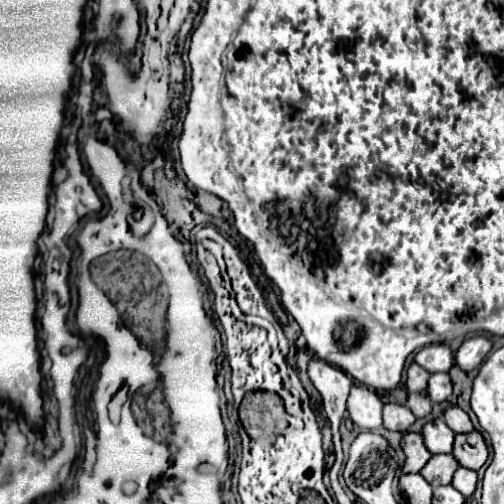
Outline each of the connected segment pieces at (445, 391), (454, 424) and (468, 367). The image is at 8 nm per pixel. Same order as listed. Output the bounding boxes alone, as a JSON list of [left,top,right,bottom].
[[427,373,451,403],[445,405,473,433],[455,337,491,373]]

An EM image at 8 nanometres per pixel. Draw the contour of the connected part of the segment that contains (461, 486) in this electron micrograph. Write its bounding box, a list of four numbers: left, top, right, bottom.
[451,467,477,499]

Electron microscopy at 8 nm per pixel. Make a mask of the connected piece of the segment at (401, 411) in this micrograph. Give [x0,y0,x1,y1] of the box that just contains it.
[383,403,415,431]

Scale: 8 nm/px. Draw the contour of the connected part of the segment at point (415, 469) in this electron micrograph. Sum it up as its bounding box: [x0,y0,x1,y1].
[401,433,431,473]

